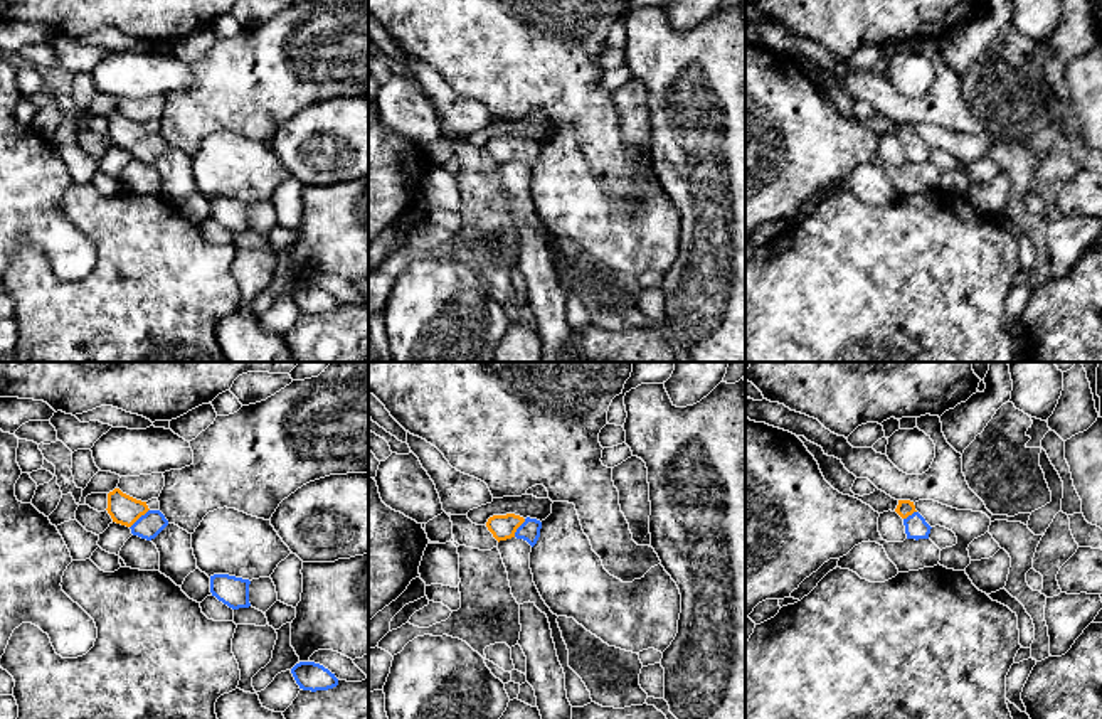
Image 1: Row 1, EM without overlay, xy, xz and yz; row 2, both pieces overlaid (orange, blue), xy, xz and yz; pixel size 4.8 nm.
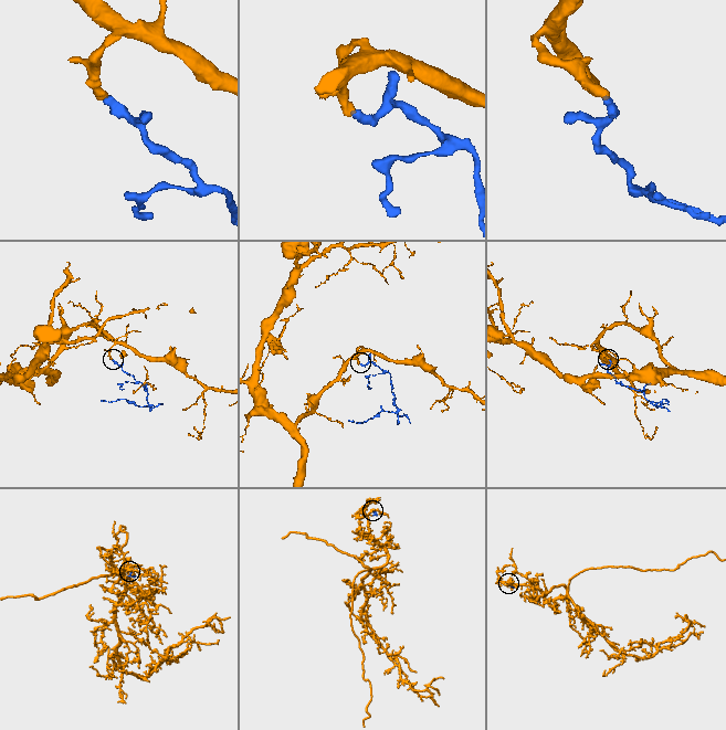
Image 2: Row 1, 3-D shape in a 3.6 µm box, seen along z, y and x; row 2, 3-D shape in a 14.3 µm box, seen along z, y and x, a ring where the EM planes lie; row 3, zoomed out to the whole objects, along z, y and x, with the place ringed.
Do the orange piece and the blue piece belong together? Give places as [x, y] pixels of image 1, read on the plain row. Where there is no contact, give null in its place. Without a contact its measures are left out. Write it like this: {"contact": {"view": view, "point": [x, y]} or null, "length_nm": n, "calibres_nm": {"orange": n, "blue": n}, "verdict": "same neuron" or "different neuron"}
{"contact": {"view": "xy", "point": [138, 140]}, "length_nm": 130, "calibres_nm": {"orange": 140, "blue": 120}, "verdict": "same neuron"}

